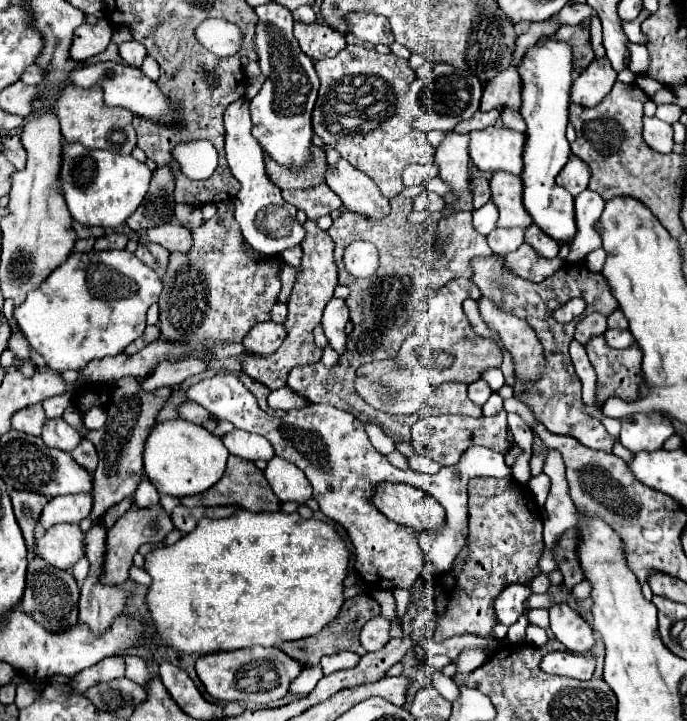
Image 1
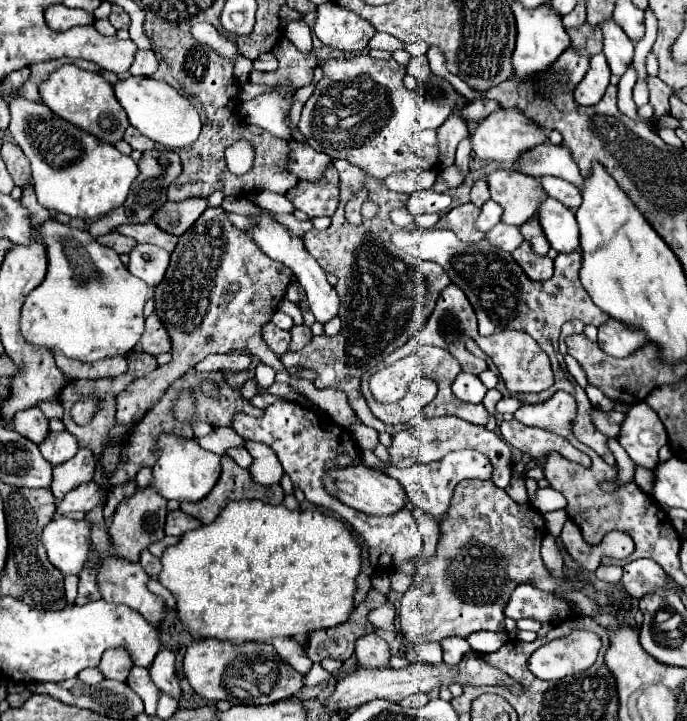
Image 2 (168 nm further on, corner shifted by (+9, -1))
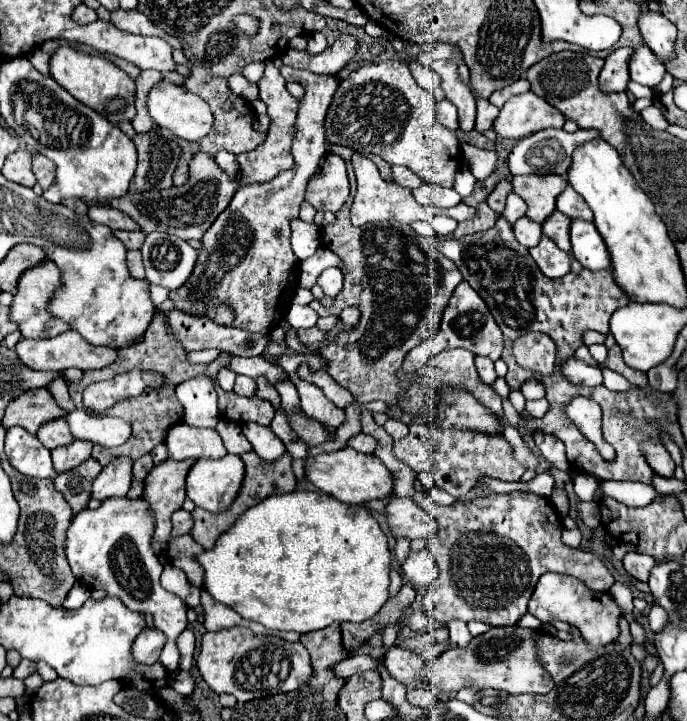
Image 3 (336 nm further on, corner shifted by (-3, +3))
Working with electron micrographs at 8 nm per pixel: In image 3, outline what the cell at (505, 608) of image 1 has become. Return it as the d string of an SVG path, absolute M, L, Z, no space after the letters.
M544 574L540 576L534 594L528 602L528 612L536 616L542 622L552 622L552 620L562 620L572 626L576 626L588 644L590 650L594 648L604 648L610 646L618 640L618 620L622 616L618 604L608 592L592 592L584 586L584 582L564 576L564 574Z

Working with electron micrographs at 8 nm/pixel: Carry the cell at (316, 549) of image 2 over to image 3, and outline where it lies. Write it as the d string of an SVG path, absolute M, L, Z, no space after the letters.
M292 492L292 494L282 494L282 496L268 496L262 502L258 502L256 506L248 508L224 534L220 534L220 538L216 540L212 550L204 550L200 556L196 556L196 562L204 568L204 590L216 600L216 602L232 602L232 608L246 620L252 622L260 622L262 626L270 628L270 630L294 630L294 632L312 632L312 630L320 630L326 628L332 622L364 622L368 618L372 618L380 606L388 600L388 572L390 572L390 550L388 550L388 542L384 532L380 530L378 522L362 508L356 504L344 504L336 498L332 498L330 494L324 492Z

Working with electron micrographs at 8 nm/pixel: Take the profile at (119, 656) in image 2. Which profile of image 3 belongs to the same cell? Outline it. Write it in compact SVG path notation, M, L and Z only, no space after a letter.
M146 628L142 630L134 644L132 644L132 656L138 664L144 664L144 666L150 666L150 664L156 664L158 662L158 656L164 648L164 642L166 642L166 636L158 630L158 628Z

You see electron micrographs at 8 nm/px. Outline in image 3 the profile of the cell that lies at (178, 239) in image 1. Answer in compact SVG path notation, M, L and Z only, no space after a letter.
M90 206L88 216L96 224L104 224L110 230L140 230L140 226L134 220L130 220L130 216L110 206Z

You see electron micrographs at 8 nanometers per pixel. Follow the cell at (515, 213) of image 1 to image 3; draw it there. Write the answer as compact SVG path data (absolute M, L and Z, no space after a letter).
M528 174L528 176L510 176L512 192L524 198L528 210L526 216L534 222L544 222L548 214L556 210L556 196L562 192L566 180L558 174Z

